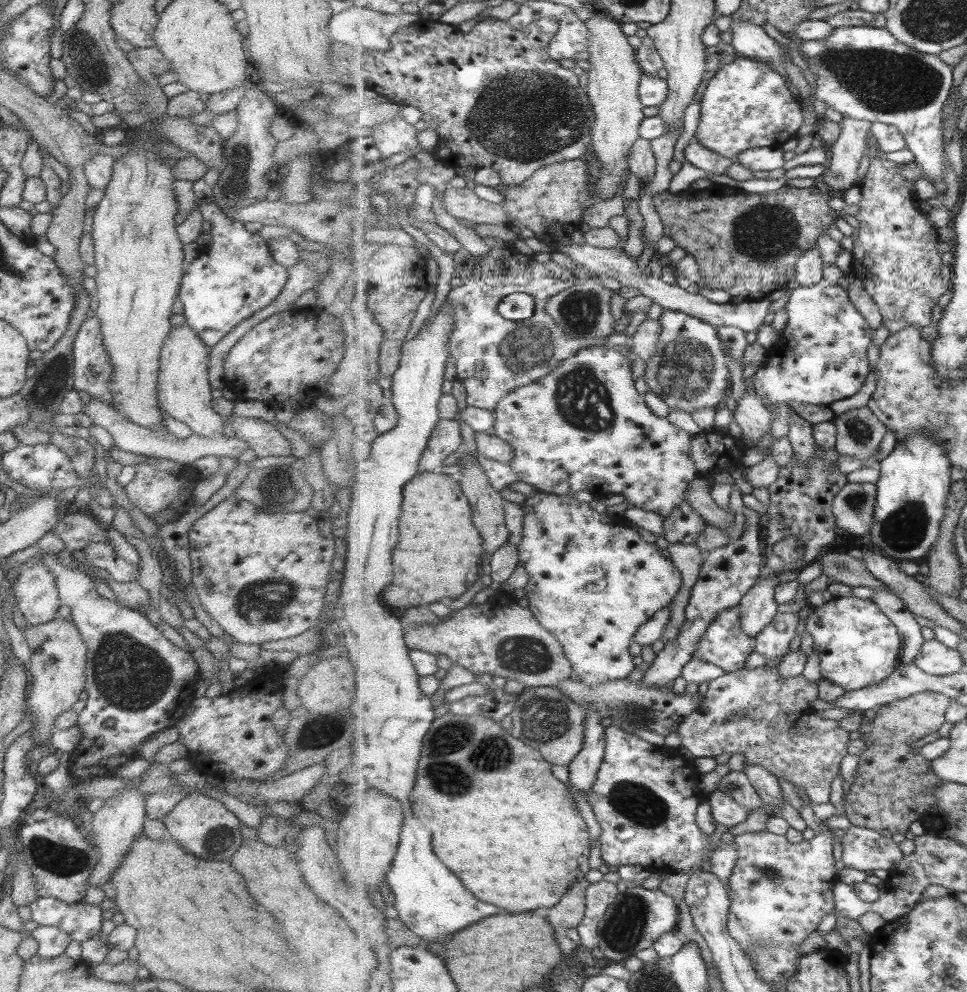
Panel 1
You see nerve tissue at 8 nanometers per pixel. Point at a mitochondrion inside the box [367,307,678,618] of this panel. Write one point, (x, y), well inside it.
(581, 398)

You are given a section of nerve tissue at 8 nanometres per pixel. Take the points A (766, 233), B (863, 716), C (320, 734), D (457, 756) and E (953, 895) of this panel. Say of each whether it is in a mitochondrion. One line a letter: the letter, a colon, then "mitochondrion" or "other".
A: mitochondrion
B: other
C: mitochondrion
D: mitochondrion
E: other

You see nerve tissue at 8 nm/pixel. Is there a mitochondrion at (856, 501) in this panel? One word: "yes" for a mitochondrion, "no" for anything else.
yes

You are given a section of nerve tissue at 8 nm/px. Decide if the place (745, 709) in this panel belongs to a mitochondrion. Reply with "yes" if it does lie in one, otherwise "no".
yes

